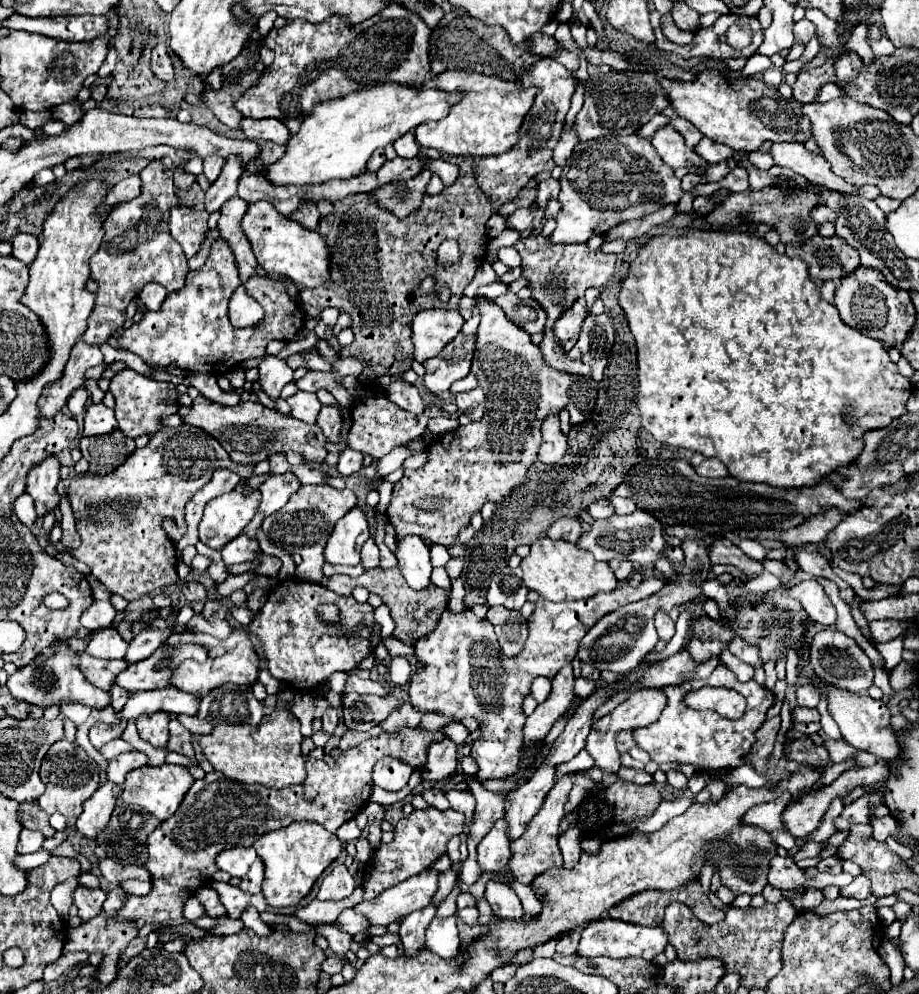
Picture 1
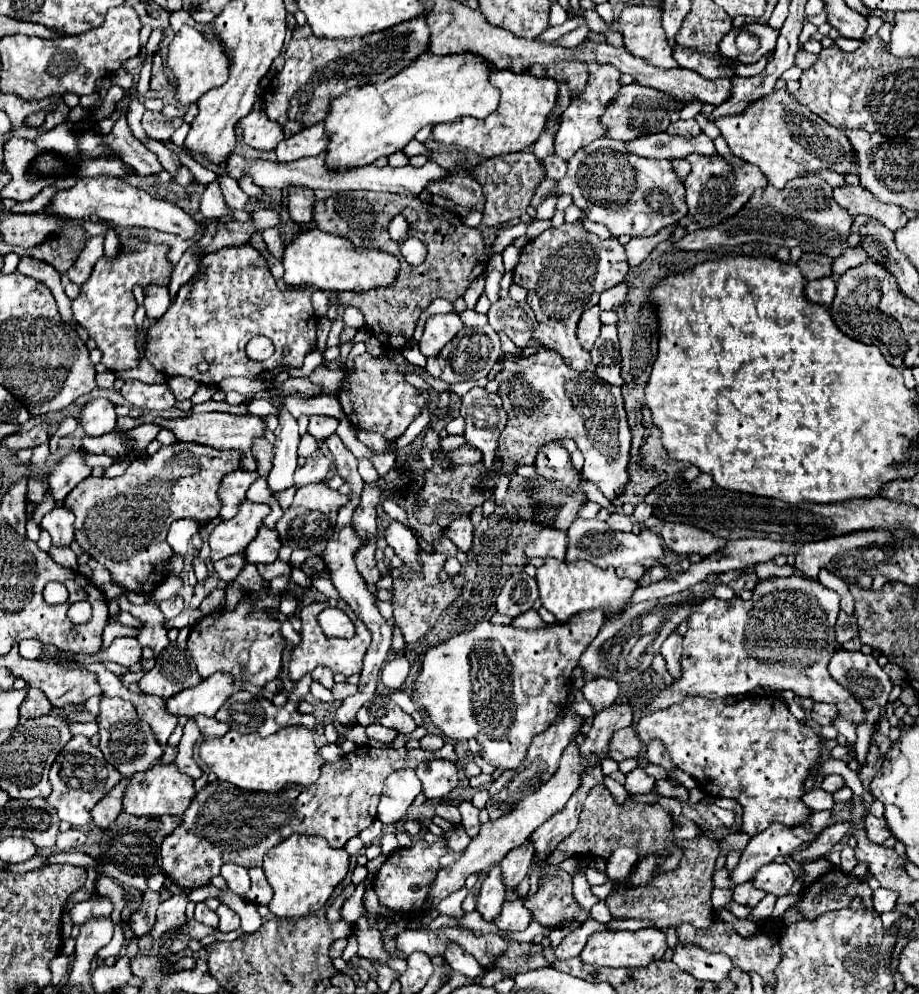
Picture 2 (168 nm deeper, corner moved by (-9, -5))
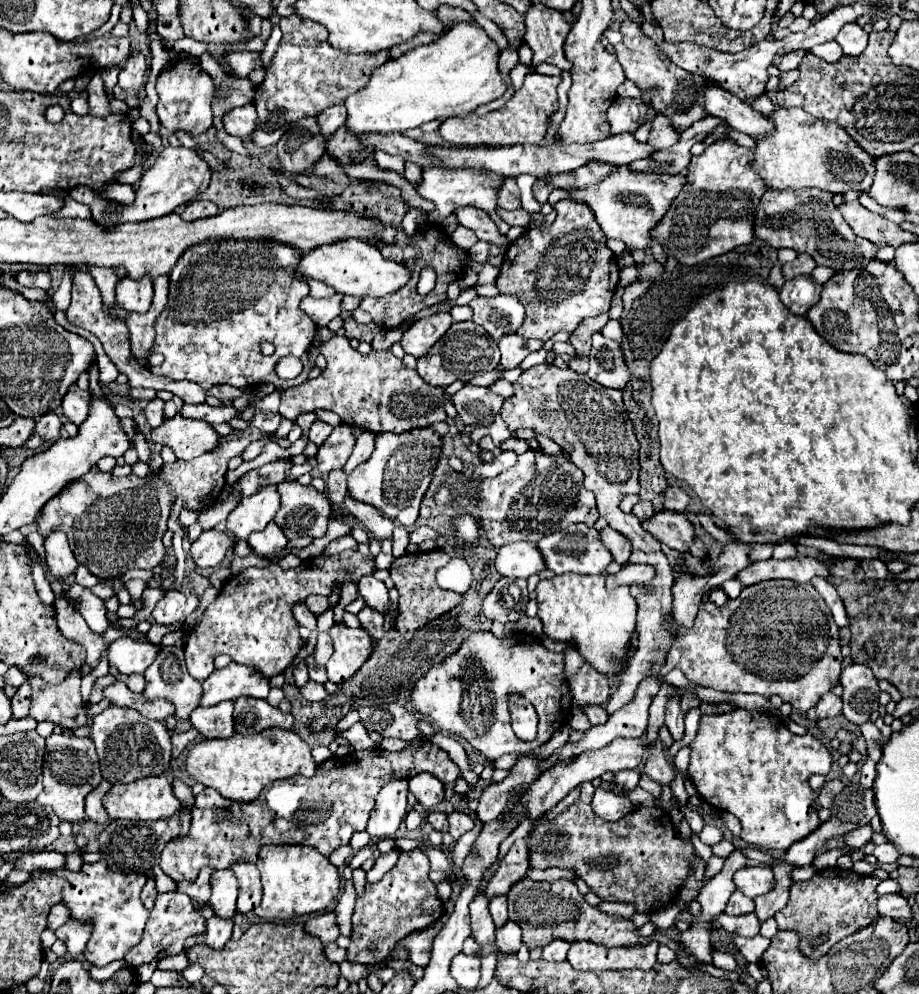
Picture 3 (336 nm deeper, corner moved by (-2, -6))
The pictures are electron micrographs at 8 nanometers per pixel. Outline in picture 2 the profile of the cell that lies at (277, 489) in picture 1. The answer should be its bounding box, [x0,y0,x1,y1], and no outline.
[295,455,331,487]

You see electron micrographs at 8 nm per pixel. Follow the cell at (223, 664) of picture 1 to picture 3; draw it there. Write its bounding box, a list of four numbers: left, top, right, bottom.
[184,550,374,682]

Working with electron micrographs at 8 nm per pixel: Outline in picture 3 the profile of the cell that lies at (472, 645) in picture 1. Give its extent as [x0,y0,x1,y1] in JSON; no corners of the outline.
[412,632,572,760]

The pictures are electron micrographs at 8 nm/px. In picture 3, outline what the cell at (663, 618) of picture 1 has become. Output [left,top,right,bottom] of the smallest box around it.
[666,696,684,740]

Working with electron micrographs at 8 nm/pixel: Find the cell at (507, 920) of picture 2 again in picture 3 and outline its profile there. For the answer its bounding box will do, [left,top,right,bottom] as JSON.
[496,922,522,954]

